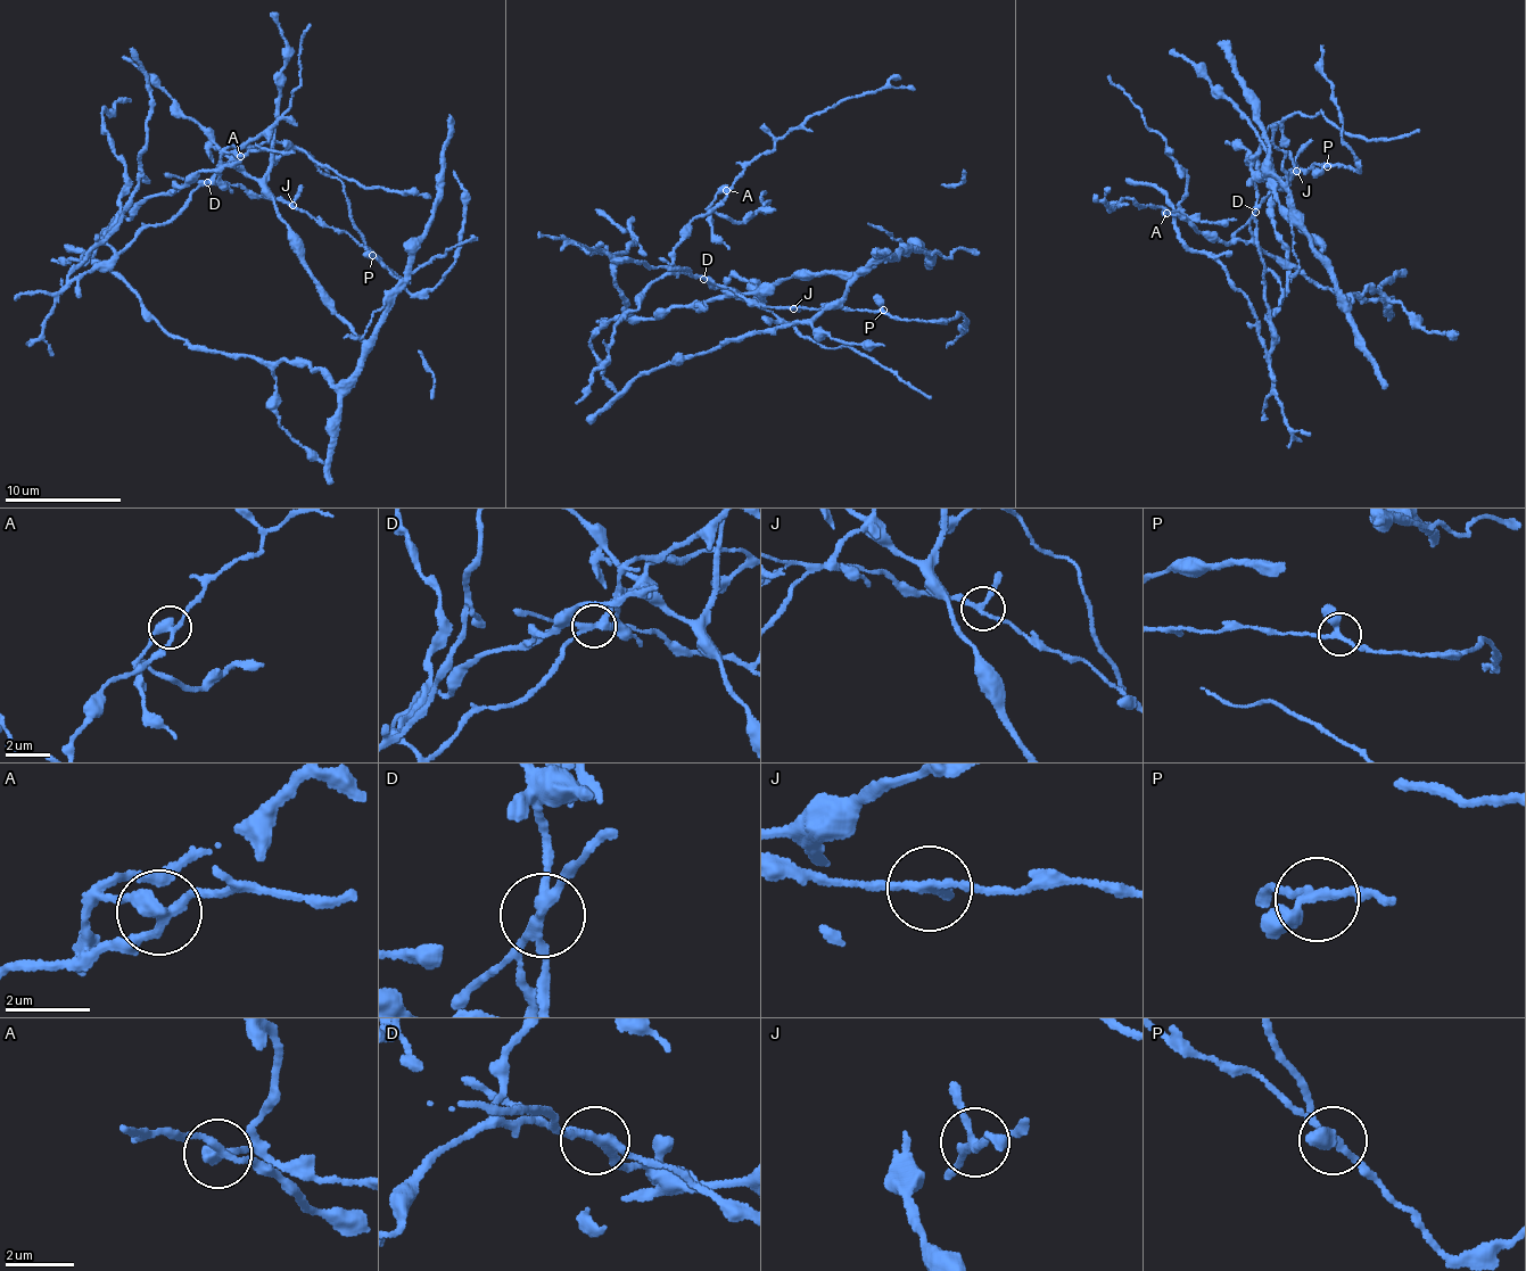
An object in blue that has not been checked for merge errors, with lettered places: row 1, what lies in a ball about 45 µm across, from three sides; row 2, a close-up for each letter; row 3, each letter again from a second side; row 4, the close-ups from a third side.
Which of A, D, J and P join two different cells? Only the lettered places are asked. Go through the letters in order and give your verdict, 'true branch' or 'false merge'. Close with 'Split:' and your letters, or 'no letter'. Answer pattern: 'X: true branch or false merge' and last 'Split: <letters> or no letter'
A: false merge
D: false merge
J: true branch
P: true branch
Split: A, D

